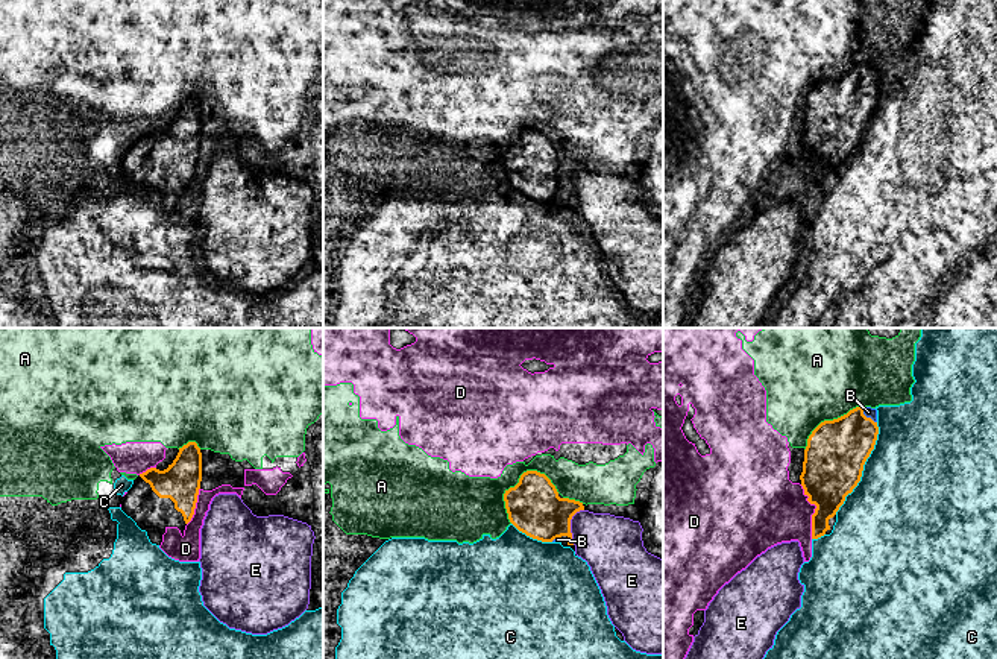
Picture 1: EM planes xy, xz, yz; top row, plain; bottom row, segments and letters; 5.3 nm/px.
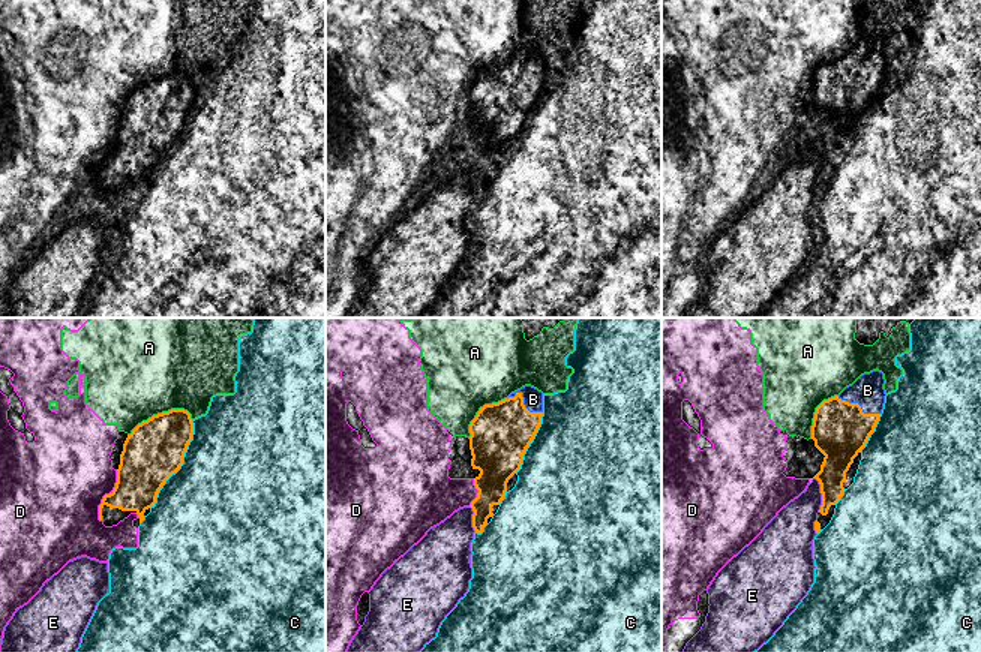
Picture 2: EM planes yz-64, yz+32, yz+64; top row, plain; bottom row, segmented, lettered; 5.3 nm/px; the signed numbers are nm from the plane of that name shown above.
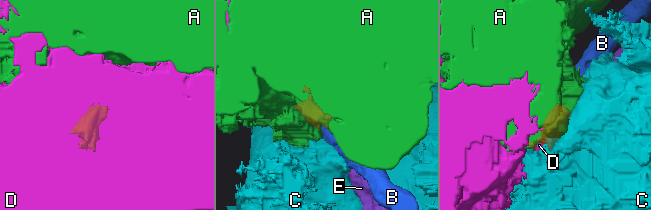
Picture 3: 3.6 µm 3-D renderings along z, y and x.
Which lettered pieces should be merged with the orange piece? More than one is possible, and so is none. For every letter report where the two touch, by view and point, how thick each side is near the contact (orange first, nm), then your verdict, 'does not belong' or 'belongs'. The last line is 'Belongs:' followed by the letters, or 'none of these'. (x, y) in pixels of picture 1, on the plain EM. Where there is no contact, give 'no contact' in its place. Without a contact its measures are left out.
A: xz (510, 148) | 280/320 nm | does not belong
B: yz (865, 76) | 320/60 nm | belongs
C: yz (862, 128) | 320/480 nm | does not belong
D: yz (815, 170) | 320/380 nm | does not belong
E: xz (569, 186) | 280/320 nm | does not belong
Belongs: B

